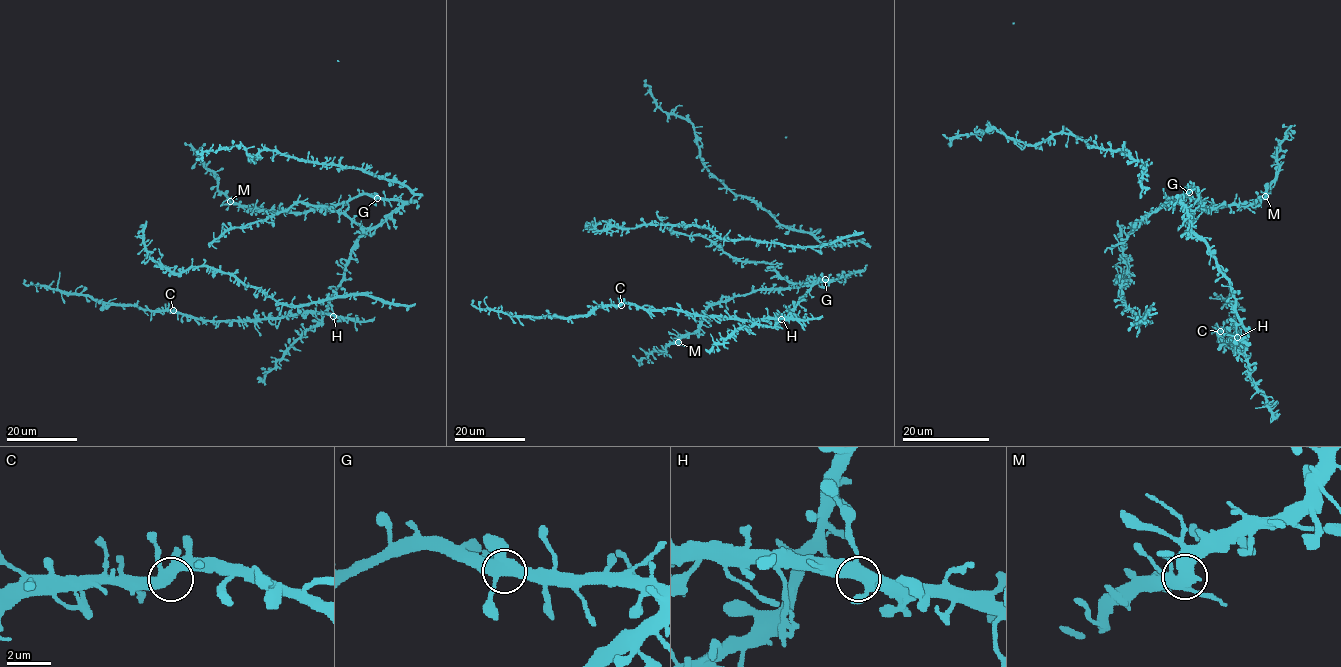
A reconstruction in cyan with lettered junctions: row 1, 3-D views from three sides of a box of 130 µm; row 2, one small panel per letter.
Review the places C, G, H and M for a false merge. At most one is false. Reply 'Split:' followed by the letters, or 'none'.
Split: none

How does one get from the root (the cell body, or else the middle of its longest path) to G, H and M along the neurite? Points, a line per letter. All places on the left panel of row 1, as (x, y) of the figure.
G: (359, 223), (366, 228), (376, 228), (399, 206), (395, 200), (377, 198)
H: (359, 223), (365, 232), (357, 240), (341, 283), (330, 301), (333, 316)
M: (359, 223), (366, 228), (378, 227), (399, 206), (398, 201), (360, 194), (302, 212), (262, 211), (230, 201)

